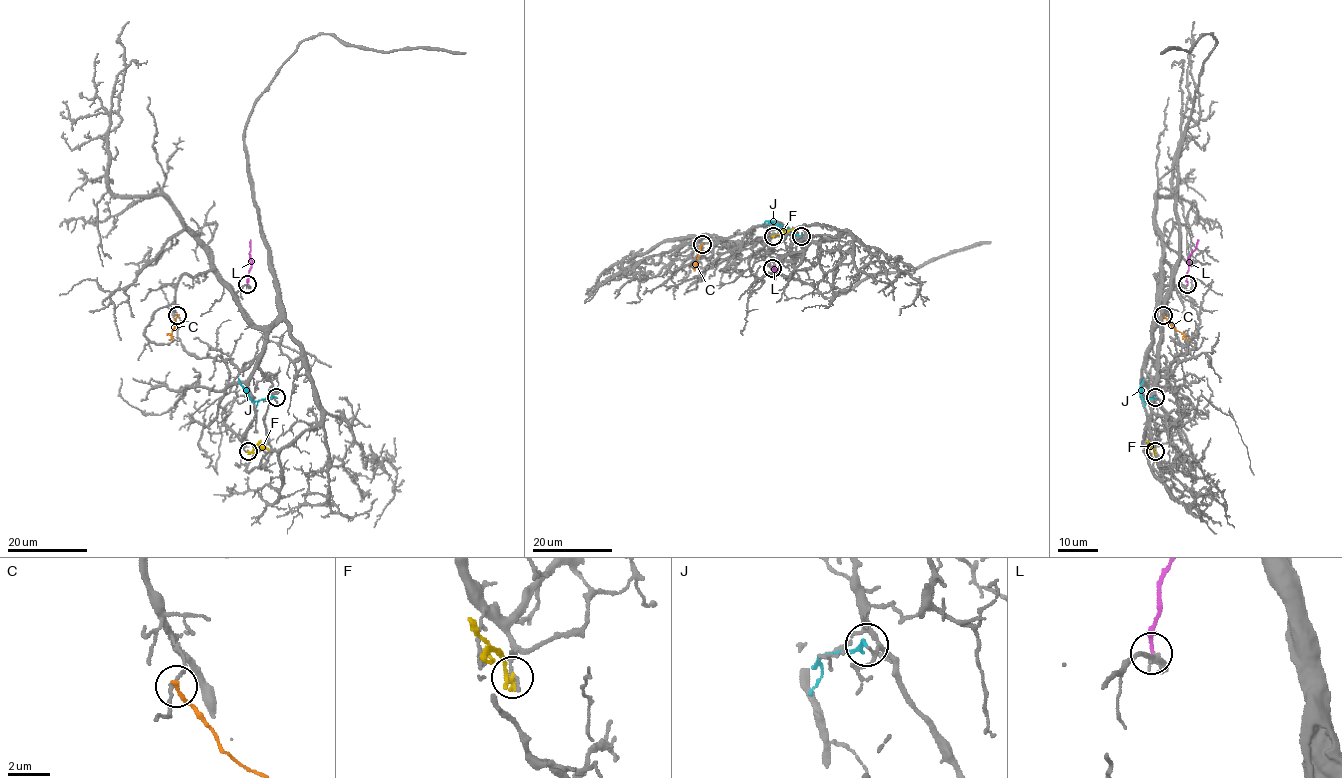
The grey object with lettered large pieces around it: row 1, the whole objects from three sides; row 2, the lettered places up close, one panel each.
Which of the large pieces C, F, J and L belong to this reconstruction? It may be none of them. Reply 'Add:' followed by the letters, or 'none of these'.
Add: L

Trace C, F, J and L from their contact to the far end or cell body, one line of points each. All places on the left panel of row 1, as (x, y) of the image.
C: (178, 315), (169, 340)
F: (247, 452), (255, 447), (268, 450)
J: (276, 397), (252, 401), (238, 378)
L: (247, 284), (251, 265), (250, 239)

